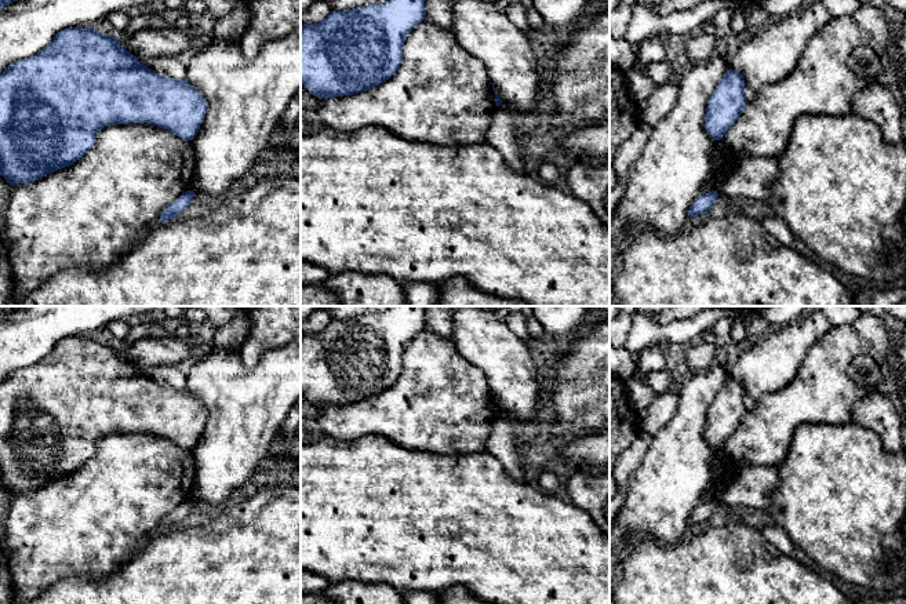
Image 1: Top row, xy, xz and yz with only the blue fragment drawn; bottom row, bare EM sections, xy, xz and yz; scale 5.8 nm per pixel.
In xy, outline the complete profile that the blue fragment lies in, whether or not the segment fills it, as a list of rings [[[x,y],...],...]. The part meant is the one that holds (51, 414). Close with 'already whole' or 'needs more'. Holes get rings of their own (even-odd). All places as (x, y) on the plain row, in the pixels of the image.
[[[90,335],[58,341],[34,365],[10,374],[0,383],[0,483],[12,494],[29,492],[80,469],[95,444],[110,433],[149,432],[192,450],[204,430],[207,411],[186,387],[160,385],[120,354],[117,346]]]; already whole

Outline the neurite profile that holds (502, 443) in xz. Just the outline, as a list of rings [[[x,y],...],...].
[[[502,412],[496,416],[487,440],[487,452],[494,455],[514,480],[535,483],[534,477],[525,472],[513,432],[513,419],[509,415]]]

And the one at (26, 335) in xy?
[[[22,306],[0,319],[0,383],[12,372],[46,357],[55,343],[69,336],[85,336],[109,323],[145,316],[157,306]]]

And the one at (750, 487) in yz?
[[[764,465],[745,466],[717,492],[716,499],[734,510],[736,507],[767,507],[768,495],[778,484],[775,467]]]

